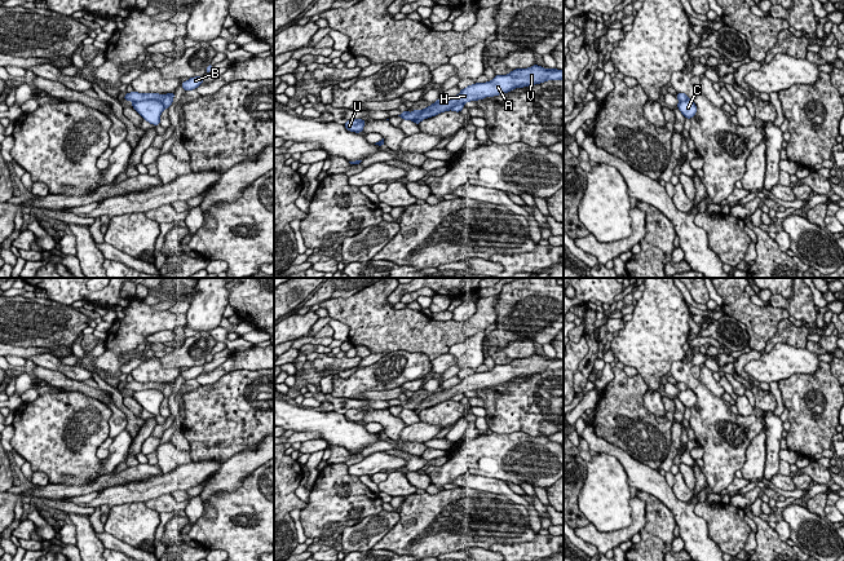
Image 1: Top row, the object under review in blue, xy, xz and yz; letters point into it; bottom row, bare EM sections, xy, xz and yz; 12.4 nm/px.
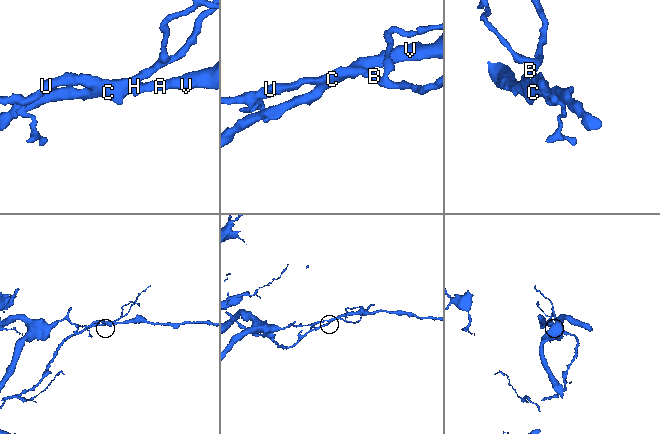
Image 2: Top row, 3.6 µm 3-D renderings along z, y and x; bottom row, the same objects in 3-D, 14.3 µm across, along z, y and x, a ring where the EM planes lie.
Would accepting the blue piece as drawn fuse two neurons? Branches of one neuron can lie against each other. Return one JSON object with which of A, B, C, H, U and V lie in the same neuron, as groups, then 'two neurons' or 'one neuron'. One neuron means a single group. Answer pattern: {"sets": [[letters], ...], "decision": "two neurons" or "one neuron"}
{"sets": [["A", "C", "H", "V"], ["B", "U"]], "decision": "two neurons"}

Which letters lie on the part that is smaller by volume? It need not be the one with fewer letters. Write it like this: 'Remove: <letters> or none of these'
Remove: A, C, H, V

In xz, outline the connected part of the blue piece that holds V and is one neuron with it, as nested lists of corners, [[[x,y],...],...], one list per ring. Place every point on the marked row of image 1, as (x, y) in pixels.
[[[534,65],[527,69],[516,69],[508,75],[495,75],[495,78],[486,83],[476,83],[461,89],[458,96],[450,100],[432,103],[425,109],[421,115],[415,119],[415,124],[420,124],[421,120],[436,116],[441,112],[451,110],[456,103],[465,103],[470,101],[483,100],[486,97],[494,97],[508,93],[516,88],[523,88],[529,85],[540,84],[548,80],[562,80],[564,69],[543,69]]]

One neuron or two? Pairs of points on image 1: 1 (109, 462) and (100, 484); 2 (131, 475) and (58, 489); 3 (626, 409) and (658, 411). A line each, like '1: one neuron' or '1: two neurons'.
1: two neurons
2: one neuron
3: two neurons

